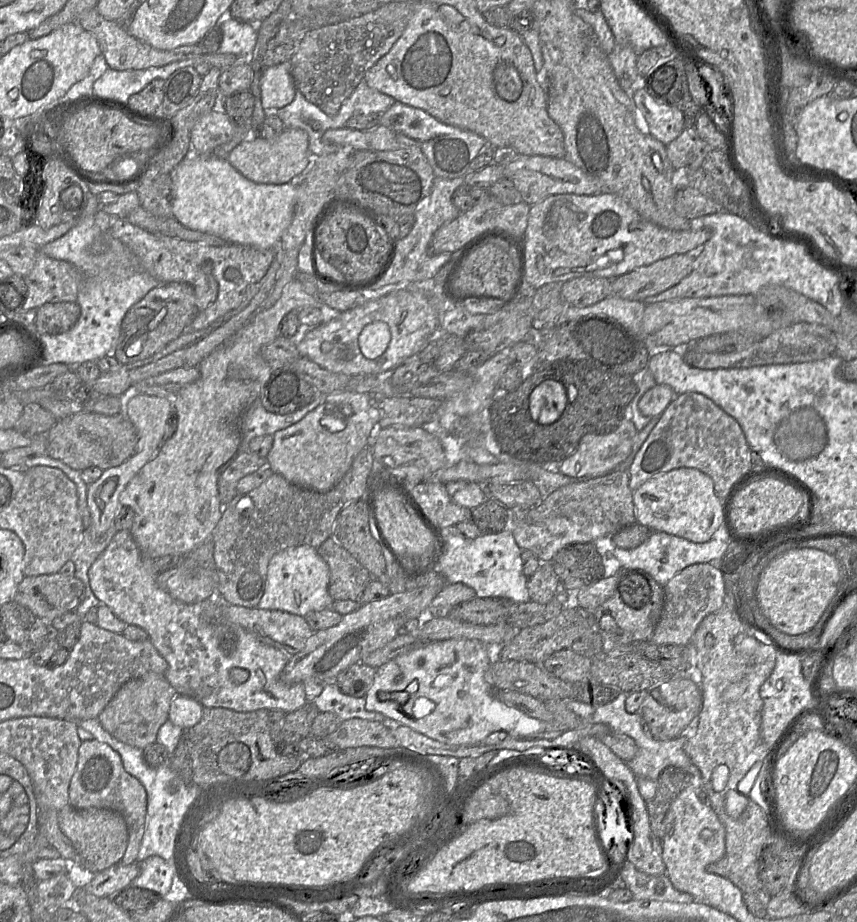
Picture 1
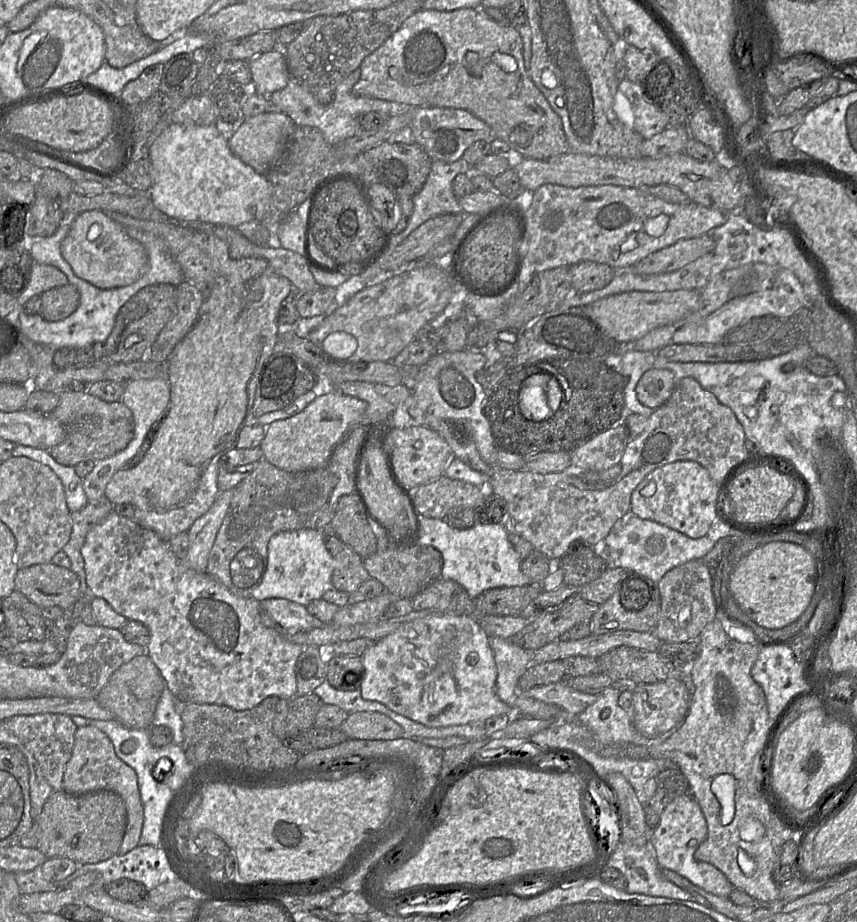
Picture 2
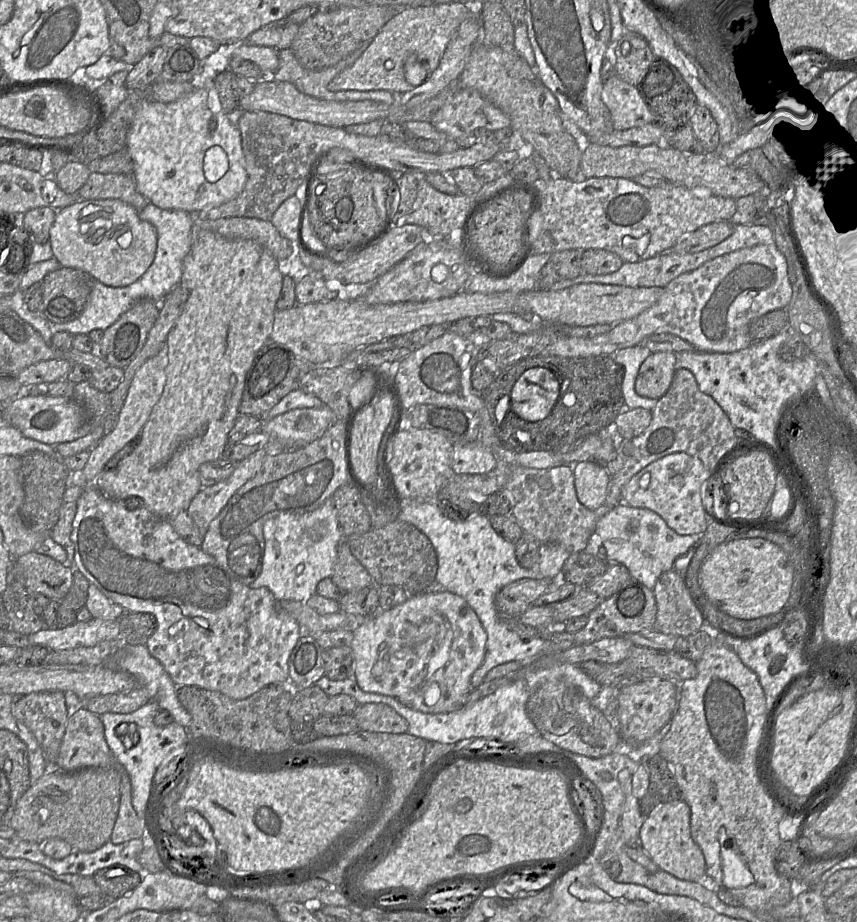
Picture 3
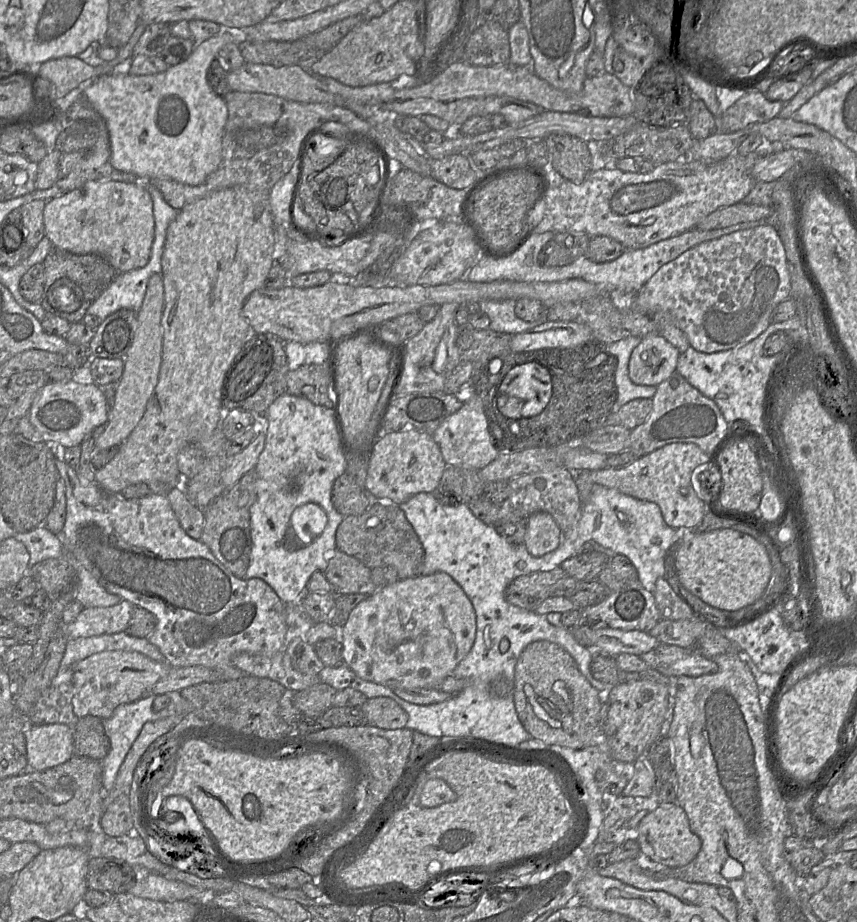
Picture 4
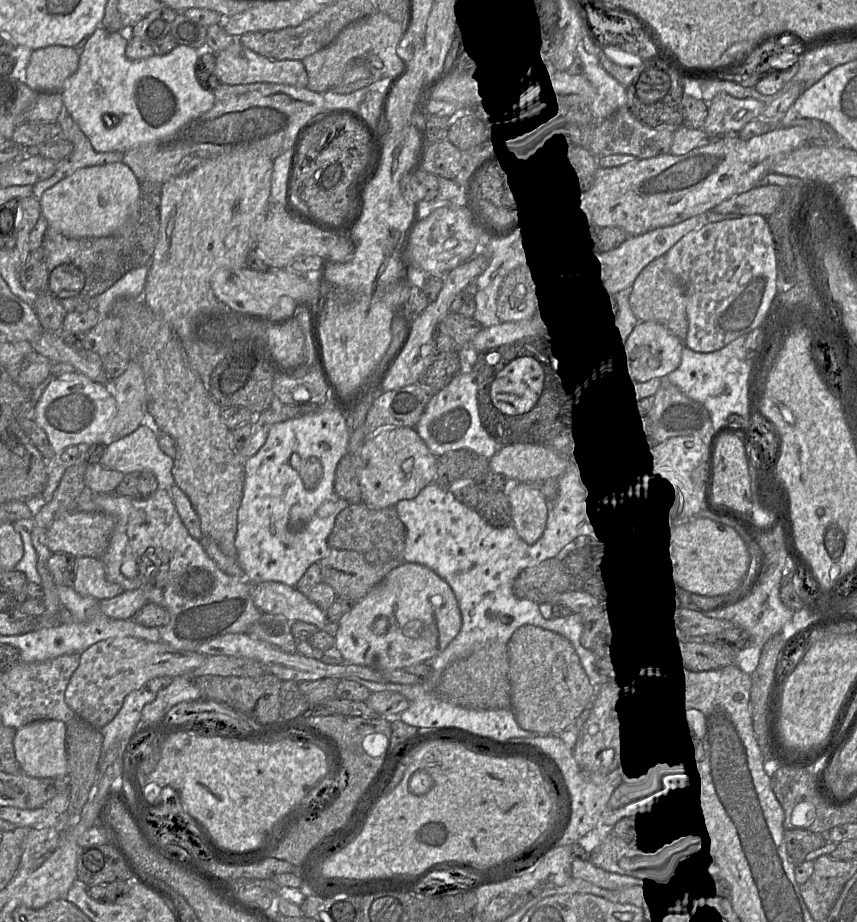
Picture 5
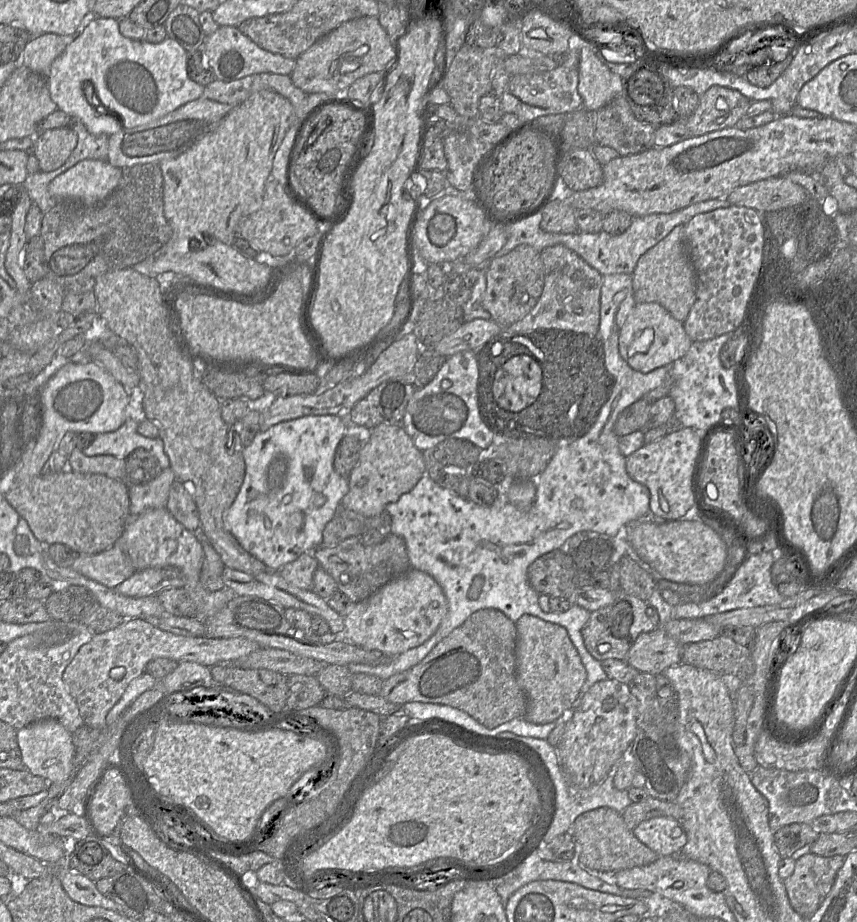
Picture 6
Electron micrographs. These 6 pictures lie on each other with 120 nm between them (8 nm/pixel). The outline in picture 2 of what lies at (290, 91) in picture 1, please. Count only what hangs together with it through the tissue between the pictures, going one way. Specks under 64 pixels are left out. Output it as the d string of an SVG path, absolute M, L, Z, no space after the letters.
M283 49L262 53L248 62L252 75L251 87L259 95L269 98L287 86L291 76Z

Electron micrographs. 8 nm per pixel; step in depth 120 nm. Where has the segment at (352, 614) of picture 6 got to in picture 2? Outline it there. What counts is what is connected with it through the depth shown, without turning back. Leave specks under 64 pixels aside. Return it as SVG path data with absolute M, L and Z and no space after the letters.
M430 613L400 626L376 641L361 656L364 677L360 686L365 700L377 701L390 710L428 727L446 727L485 722L493 717L513 718L510 706L502 702L495 689L497 669L489 636L476 617Z

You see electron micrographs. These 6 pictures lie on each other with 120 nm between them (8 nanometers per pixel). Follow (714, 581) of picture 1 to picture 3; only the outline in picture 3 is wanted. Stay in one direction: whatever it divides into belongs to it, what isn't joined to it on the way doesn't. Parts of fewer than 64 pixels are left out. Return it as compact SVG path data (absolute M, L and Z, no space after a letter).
M674 569L661 574L652 591L657 604L654 630L688 637L703 629L703 612L698 609L684 580Z

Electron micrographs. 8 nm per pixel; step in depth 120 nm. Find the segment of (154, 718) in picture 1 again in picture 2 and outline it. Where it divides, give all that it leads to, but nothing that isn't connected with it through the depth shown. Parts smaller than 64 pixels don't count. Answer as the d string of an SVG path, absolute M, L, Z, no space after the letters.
M147 655L134 657L120 666L96 697L98 703L108 710L113 719L132 730L149 729L152 725L159 698L166 682L159 669Z

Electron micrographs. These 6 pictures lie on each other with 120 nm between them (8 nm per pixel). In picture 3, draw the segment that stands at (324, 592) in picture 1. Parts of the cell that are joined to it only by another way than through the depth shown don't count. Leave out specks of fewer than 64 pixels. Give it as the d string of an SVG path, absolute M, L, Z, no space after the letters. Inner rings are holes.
M328 499L318 509L305 514L282 514L271 518L264 523L264 552L262 558L261 572L257 579L250 584L251 588L268 588L278 601L300 601L306 602L316 593L317 584L324 578L331 578L333 569L337 561L337 549L343 540L340 530L337 511L333 500ZM315 523L325 524L325 536L318 542L309 538L307 530Z

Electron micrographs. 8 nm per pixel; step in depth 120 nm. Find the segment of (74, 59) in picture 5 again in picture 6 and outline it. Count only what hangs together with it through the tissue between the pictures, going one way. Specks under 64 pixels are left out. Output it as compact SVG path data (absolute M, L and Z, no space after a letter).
M53 33L31 37L22 53L22 66L44 76L46 79L53 61L64 52L74 38L75 34L60 36Z

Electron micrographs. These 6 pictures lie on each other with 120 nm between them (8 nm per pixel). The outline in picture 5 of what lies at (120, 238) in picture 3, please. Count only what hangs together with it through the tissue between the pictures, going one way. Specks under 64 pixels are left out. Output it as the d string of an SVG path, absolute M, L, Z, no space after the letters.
M123 162L89 166L76 170L47 189L40 198L48 226L71 238L118 235L137 212L141 182Z

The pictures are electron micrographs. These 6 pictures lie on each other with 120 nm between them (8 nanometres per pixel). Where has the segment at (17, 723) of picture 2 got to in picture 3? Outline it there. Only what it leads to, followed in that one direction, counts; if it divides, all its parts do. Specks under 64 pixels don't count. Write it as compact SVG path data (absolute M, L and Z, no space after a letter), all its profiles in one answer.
M60 691L35 692L16 698L12 713L35 736L50 766L56 763L69 712Z

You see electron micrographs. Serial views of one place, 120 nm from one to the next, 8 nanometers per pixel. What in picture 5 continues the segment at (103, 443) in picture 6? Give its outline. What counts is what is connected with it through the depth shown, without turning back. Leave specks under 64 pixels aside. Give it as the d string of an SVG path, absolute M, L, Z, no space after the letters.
M152 419L142 423L131 434L110 443L105 447L105 452L98 464L104 468L118 470L123 474L131 472L151 473L157 480L157 490L168 490L175 485L173 477L174 458L170 458L165 452L161 450L157 440L157 432Z

